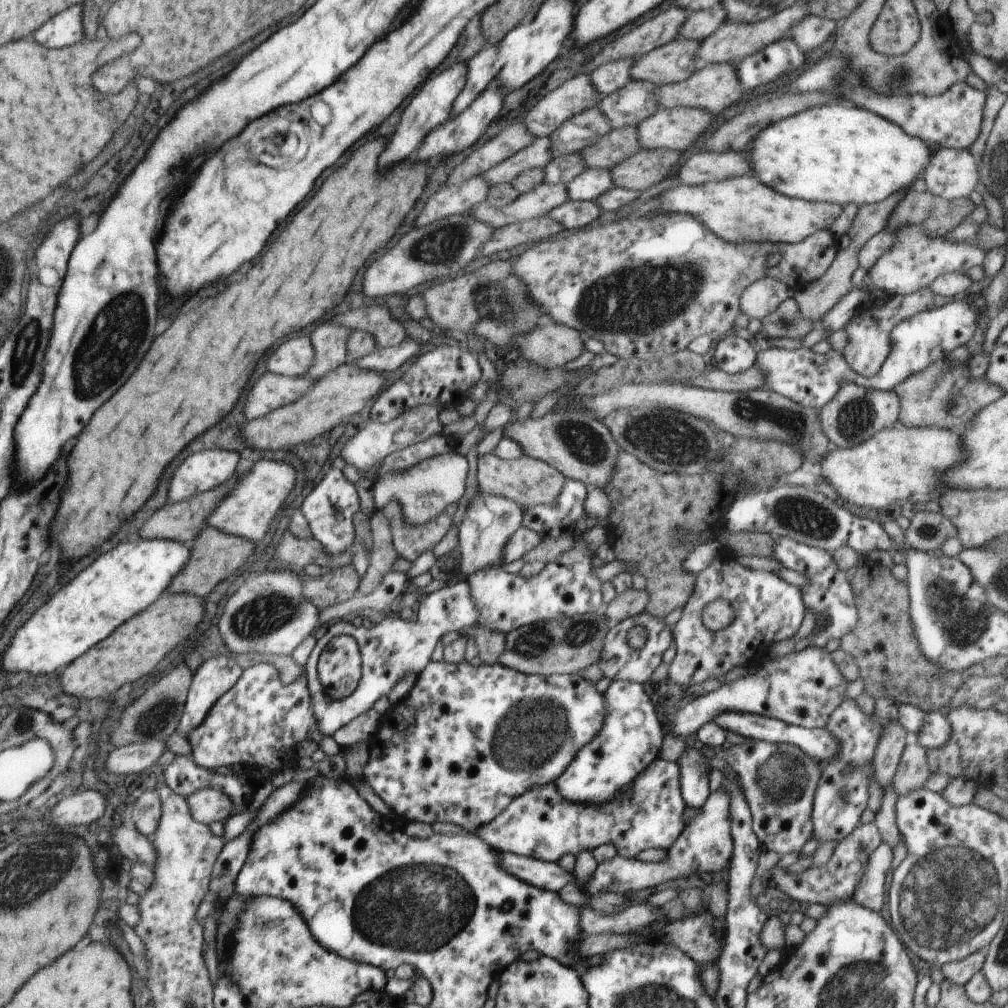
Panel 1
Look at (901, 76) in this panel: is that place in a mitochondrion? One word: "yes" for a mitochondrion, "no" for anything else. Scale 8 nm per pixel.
yes

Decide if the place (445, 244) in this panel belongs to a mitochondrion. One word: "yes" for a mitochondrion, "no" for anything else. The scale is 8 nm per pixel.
yes

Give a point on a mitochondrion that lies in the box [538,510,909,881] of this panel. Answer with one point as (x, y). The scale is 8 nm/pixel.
(784, 783)

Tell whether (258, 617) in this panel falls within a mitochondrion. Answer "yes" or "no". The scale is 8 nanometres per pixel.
yes

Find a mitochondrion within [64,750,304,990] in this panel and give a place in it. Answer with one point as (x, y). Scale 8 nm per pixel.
(264, 929)

